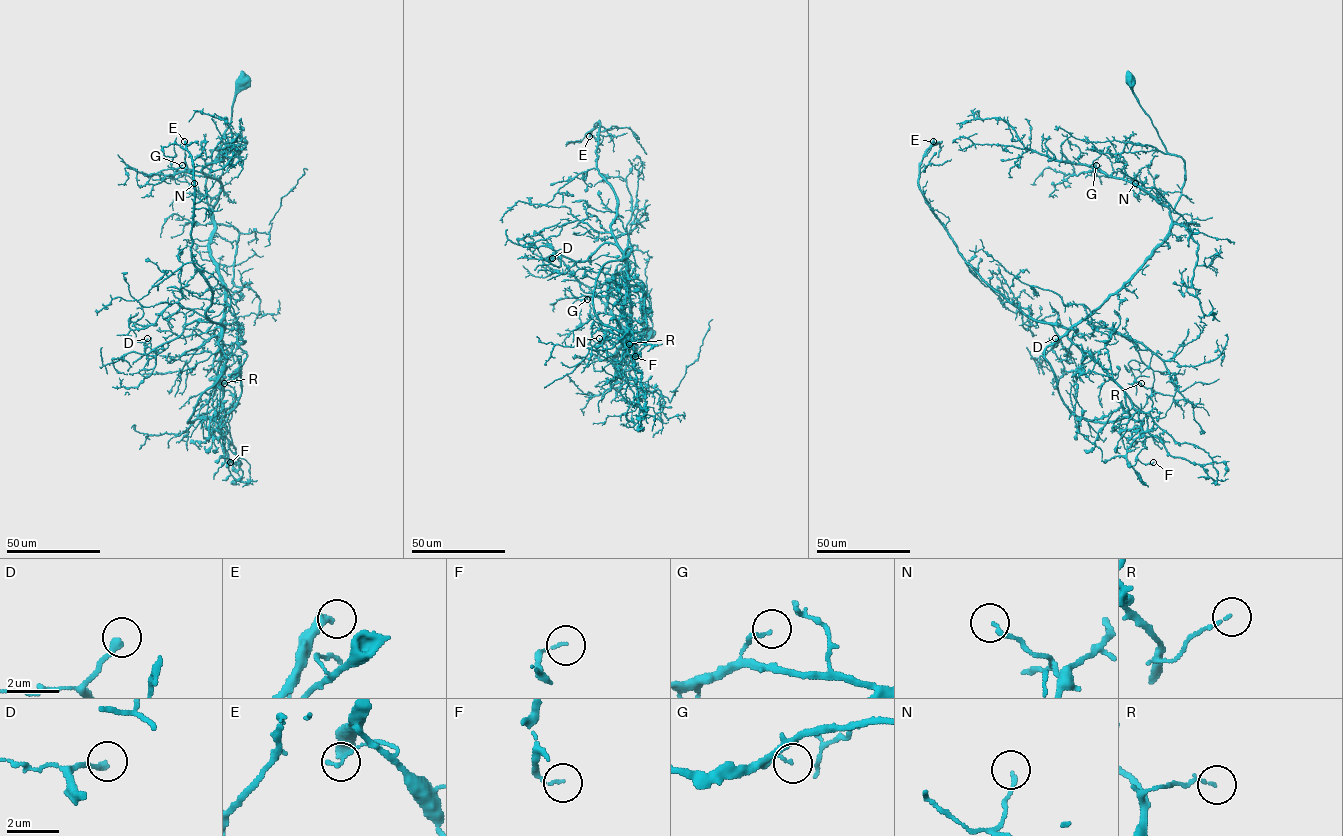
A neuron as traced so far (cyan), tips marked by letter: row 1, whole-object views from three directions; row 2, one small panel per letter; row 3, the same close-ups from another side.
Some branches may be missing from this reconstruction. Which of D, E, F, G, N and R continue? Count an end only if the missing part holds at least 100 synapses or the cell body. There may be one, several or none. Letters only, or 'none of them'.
E

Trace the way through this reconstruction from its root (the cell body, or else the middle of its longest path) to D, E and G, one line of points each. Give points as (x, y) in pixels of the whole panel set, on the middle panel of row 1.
D: (650, 333), (612, 388), (614, 357), (629, 325), (627, 257), (604, 243), (585, 261), (552, 258)
E: (650, 333), (612, 388), (629, 325), (629, 263), (611, 228), (617, 196), (596, 168), (599, 121), (589, 136)
G: (650, 333), (639, 340), (622, 382), (612, 388), (626, 336), (599, 298), (587, 299)

